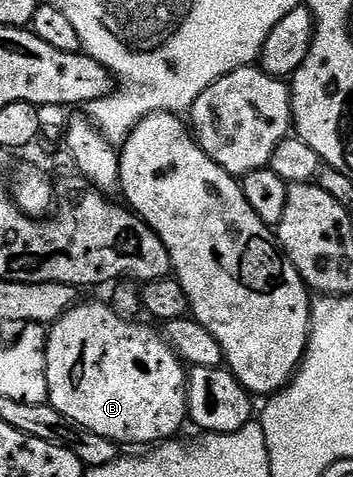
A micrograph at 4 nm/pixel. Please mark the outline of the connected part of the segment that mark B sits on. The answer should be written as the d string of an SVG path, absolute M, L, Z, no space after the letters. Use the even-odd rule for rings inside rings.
M111 303L84 304L76 307L47 329L45 346L46 382L49 383L47 403L54 410L74 418L78 426L115 440L117 445L168 442L188 420L188 372L186 365L159 331L135 319L119 317Z

